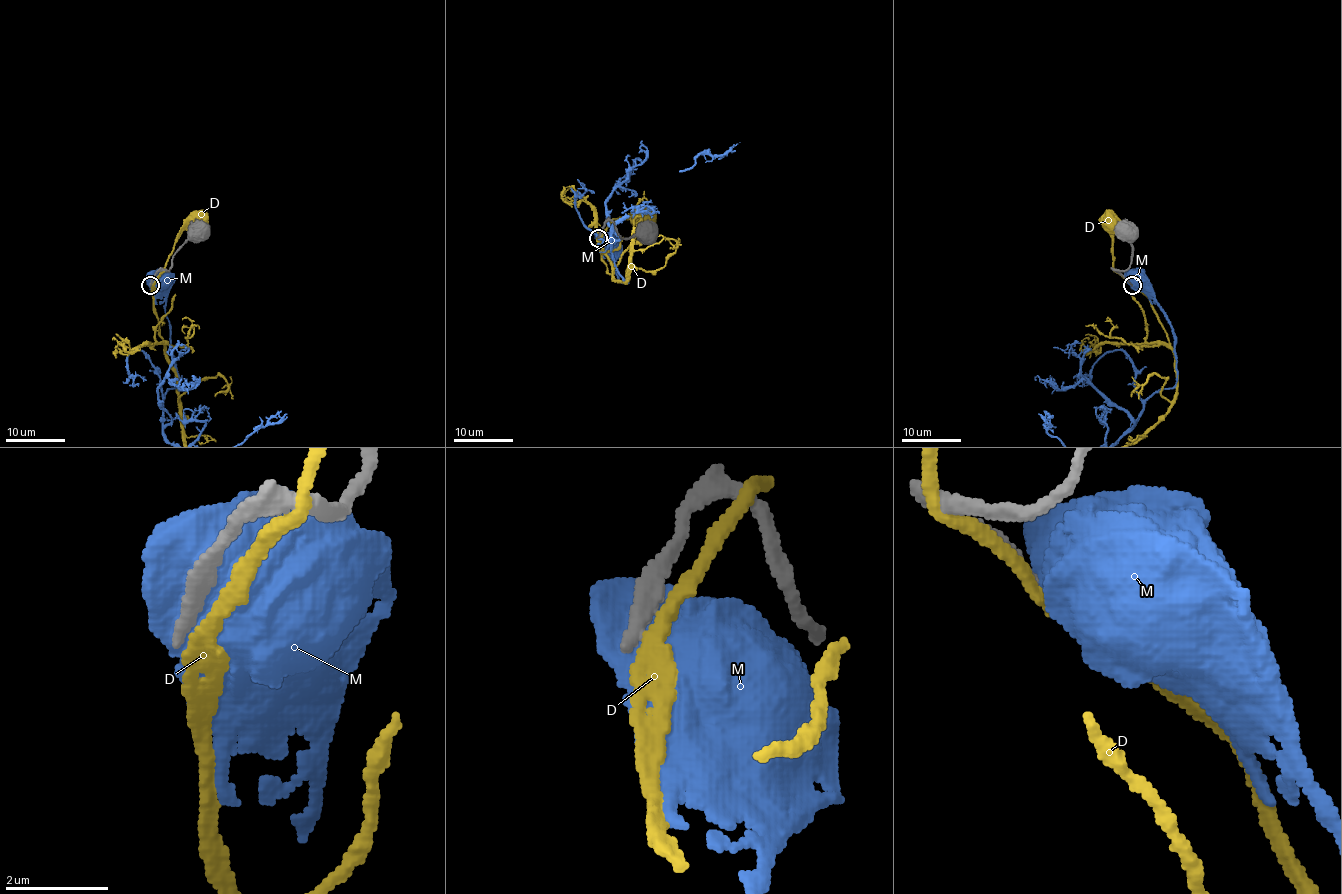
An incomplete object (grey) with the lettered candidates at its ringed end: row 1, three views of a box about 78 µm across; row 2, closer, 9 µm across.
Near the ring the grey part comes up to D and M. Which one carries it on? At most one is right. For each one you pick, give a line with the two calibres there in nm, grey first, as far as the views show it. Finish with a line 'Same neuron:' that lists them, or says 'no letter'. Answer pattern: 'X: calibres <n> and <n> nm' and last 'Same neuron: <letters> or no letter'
Same neuron: no letter

